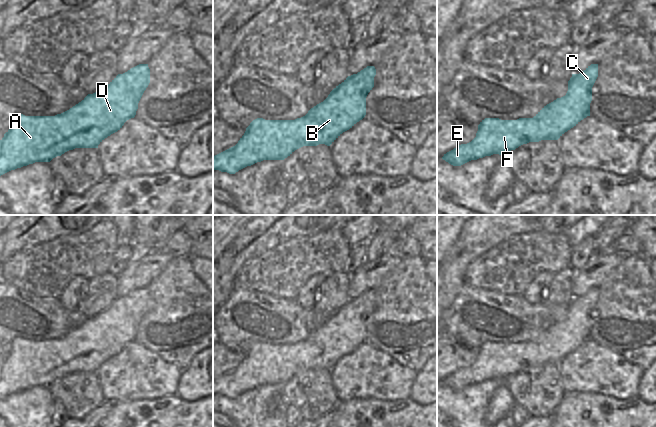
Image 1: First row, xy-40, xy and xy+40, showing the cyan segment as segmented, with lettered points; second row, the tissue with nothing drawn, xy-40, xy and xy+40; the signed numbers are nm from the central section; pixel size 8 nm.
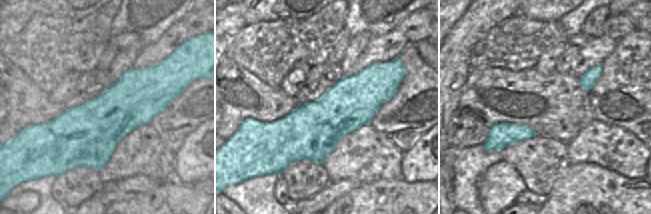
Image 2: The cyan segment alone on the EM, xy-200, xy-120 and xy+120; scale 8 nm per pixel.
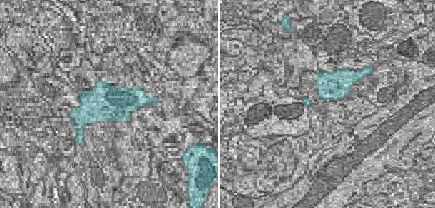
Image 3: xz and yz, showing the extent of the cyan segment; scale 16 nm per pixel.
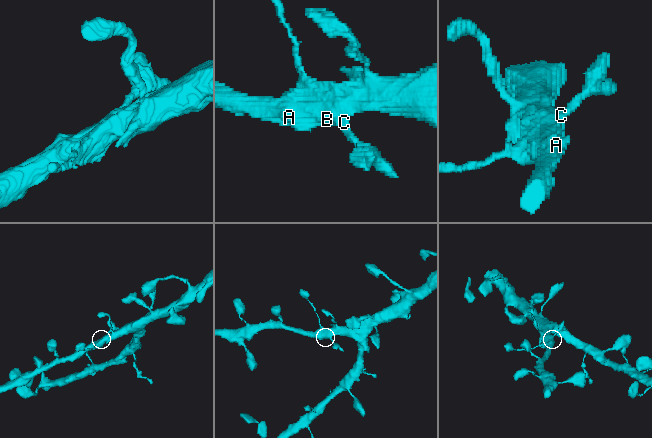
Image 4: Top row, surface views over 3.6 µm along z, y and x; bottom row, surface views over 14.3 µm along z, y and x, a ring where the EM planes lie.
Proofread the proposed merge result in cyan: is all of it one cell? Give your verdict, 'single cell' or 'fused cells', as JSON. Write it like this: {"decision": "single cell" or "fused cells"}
{"decision": "single cell"}

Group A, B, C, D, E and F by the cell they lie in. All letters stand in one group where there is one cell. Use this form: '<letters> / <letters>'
A B C D E F

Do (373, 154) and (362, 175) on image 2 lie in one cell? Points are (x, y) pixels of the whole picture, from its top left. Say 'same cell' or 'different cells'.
same cell

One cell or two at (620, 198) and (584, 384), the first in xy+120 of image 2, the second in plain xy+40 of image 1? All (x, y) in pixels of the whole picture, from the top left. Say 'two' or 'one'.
two

